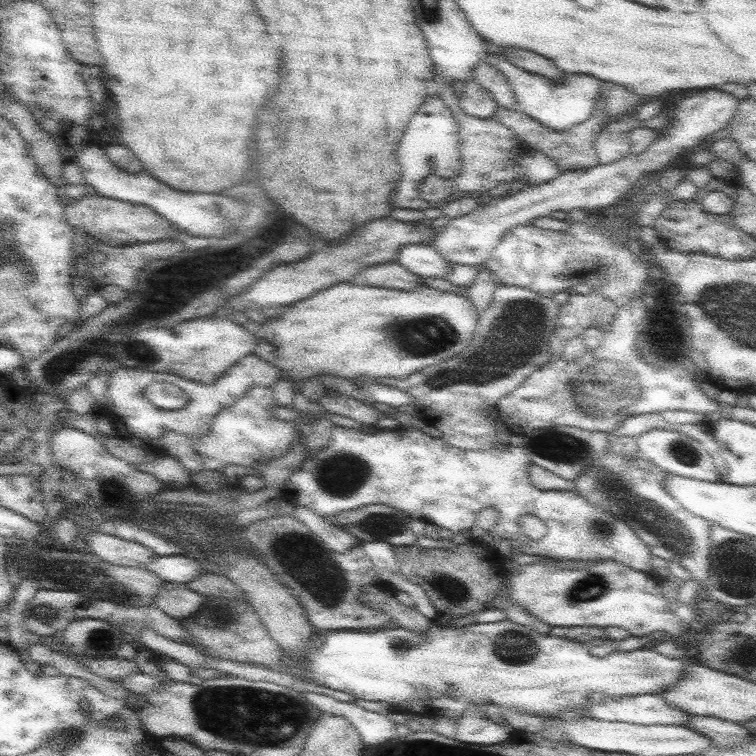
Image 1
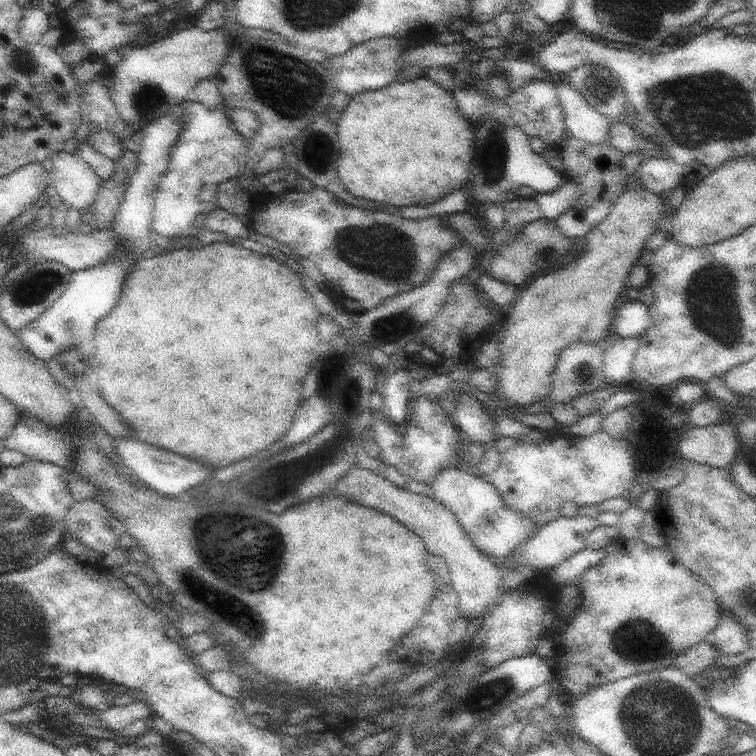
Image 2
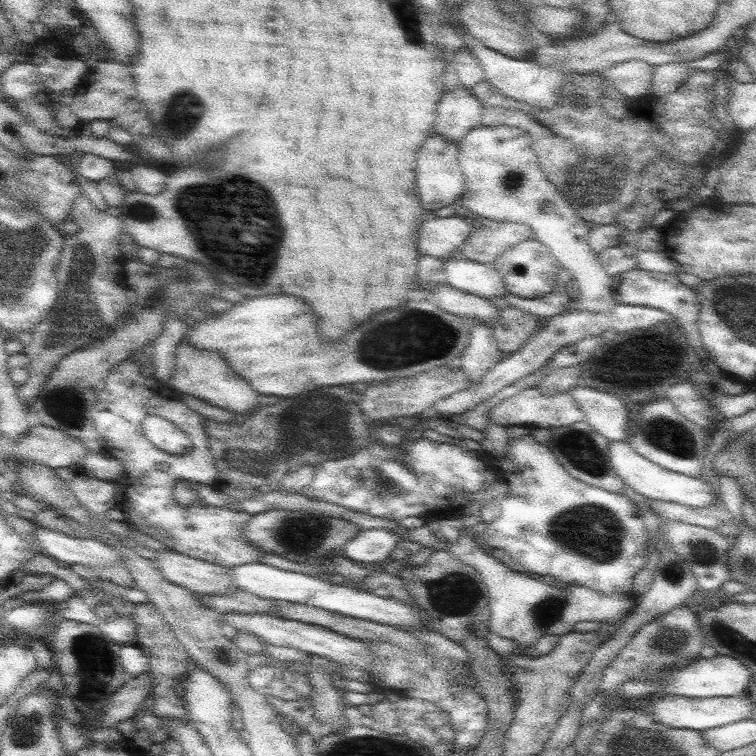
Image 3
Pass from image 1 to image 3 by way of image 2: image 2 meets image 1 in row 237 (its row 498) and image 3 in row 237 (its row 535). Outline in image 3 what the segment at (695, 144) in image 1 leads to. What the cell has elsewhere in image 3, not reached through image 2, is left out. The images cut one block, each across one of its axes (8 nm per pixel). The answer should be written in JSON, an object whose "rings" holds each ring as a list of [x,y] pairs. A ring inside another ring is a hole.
{"rings":[[[483,219],[481,227],[472,229],[462,251],[466,259],[488,264],[516,244],[532,238],[532,227],[526,224]]]}

